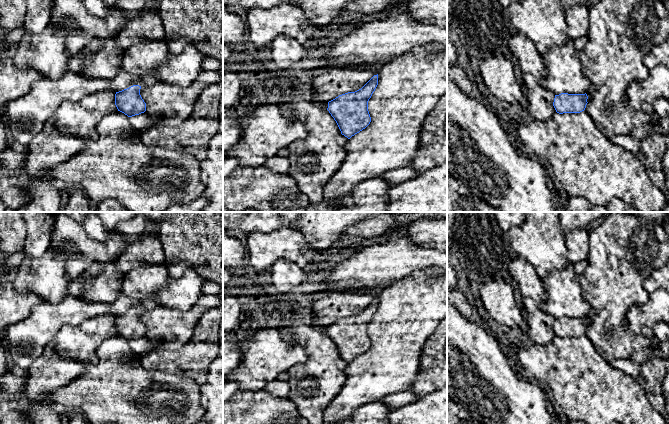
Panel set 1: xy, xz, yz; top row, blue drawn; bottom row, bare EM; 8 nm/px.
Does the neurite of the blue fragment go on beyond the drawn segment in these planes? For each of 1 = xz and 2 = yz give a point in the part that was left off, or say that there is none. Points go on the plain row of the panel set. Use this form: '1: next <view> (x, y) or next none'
1: next none
2: next none

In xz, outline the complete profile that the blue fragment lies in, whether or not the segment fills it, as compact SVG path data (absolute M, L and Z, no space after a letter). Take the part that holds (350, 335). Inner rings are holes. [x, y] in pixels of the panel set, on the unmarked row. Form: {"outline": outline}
{"outline": "M378 298L361 313L339 319L328 326L327 334L336 345L341 358L350 363L371 346L368 325L378 309Z"}

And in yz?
{"outline": "M561 317L555 319L553 330L557 337L580 337L587 329L587 318Z"}

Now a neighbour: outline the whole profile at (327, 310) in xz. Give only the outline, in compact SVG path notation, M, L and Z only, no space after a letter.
M379 290L370 291L367 294L331 292L313 303L311 317L315 318L317 323L329 326L339 319L361 313L374 299L378 298L379 293Z

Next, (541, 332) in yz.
M523 297L523 304L527 311L529 342L542 346L549 345L557 337L553 330L555 319L546 314L540 304L530 297Z

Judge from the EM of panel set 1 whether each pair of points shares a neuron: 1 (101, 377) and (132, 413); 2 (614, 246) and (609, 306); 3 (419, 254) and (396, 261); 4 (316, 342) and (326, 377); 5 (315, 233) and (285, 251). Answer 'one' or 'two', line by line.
1: one
2: one
3: one
4: one
5: two

